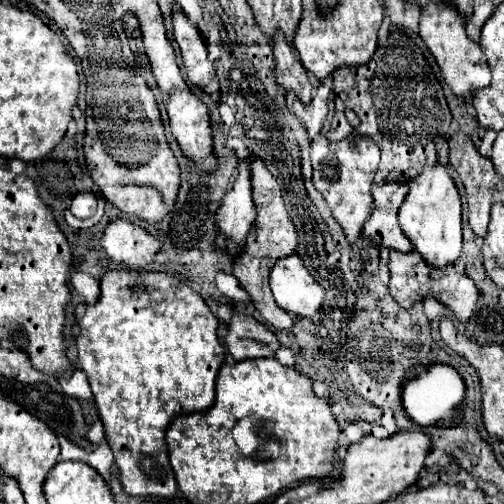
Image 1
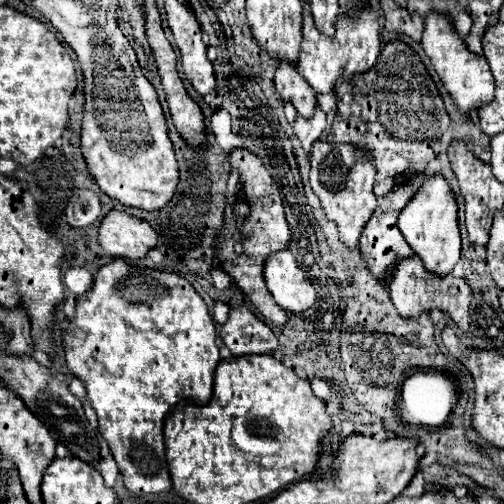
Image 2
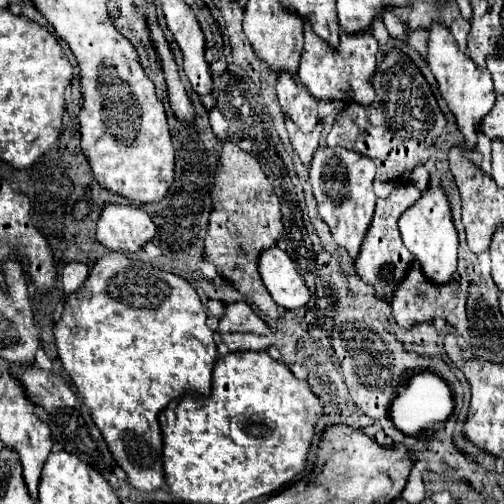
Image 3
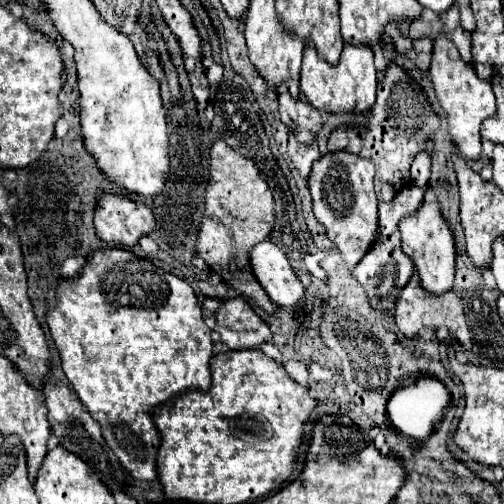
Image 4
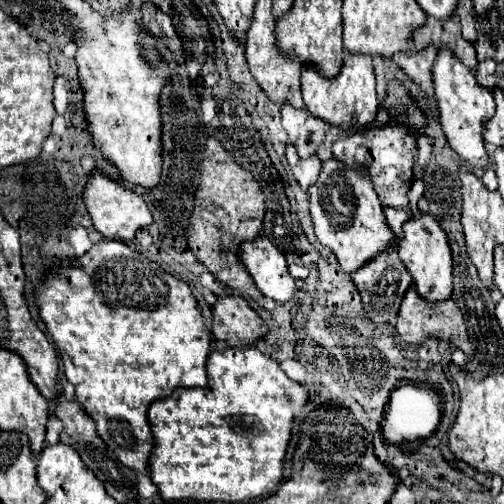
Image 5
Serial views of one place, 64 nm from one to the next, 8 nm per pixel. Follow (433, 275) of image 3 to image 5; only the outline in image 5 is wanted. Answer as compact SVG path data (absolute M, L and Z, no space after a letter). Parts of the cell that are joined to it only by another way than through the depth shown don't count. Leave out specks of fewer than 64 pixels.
M430 212L418 214L410 218L404 226L404 238L400 242L400 258L408 272L412 274L412 280L416 284L416 290L422 298L430 302L440 302L450 298L452 294L452 250L448 244L446 232L436 224L436 218Z

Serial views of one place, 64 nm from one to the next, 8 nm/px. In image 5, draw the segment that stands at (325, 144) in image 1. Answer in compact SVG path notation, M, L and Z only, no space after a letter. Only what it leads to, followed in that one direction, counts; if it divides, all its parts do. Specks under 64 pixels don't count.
M336 158L322 162L322 172L316 184L308 188L308 194L314 232L318 240L336 254L344 272L350 274L358 270L390 244L392 232L386 226L382 202L374 192L368 176L360 176L356 168L344 168L344 164L340 164Z

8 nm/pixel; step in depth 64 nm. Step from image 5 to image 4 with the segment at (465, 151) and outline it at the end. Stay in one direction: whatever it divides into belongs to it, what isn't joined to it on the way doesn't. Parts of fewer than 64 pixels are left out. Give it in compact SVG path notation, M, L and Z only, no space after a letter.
M444 34L434 38L432 48L432 64L430 64L430 78L436 88L436 96L442 102L442 108L448 116L448 132L454 138L454 142L460 148L460 154L464 158L480 158L480 124L484 118L492 116L496 110L496 100L492 92L492 84L488 80L482 80L474 66L464 62L462 56L456 52L456 46L452 40L448 40Z

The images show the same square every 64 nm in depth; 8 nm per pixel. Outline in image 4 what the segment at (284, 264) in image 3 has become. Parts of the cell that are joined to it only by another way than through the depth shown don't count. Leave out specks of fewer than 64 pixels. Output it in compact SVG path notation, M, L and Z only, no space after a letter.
M270 240L254 246L252 272L276 306L292 308L306 294L306 288L292 270L286 254Z

